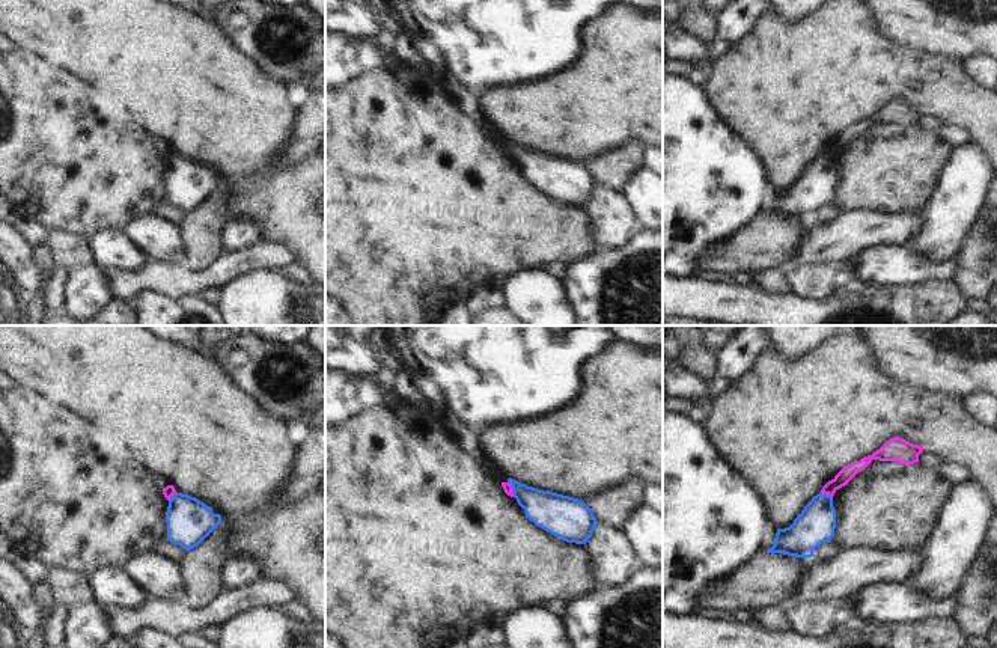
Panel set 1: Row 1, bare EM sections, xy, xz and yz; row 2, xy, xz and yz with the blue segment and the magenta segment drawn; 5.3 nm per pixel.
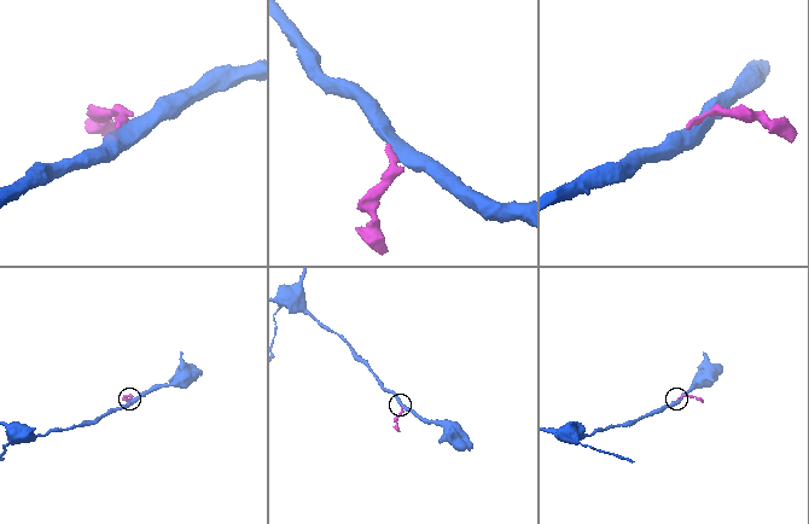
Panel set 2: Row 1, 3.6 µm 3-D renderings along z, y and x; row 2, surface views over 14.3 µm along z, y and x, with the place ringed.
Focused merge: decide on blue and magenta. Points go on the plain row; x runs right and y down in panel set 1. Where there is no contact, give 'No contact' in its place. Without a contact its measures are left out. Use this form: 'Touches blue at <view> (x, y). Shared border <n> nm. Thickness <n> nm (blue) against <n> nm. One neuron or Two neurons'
Touches blue at yz (827, 157). Shared border 70 nm. Thickness 200 nm (blue) against 80 nm. Two neurons.

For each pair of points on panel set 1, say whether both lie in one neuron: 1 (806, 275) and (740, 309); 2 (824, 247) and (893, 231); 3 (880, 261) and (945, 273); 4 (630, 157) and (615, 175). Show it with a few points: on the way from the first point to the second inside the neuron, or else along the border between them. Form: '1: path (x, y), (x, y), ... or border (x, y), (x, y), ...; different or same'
1: border (792, 291), (803, 297), (827, 296); different
2: path (841, 238), (850, 231), (877, 231); same
3: path (896, 265), (928, 272); same
4: path (625, 162), (616, 171); same

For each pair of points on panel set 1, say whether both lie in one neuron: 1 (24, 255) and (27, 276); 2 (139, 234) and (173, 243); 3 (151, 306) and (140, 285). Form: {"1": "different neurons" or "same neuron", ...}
{"1": "same neuron", "2": "same neuron", "3": "different neurons"}

